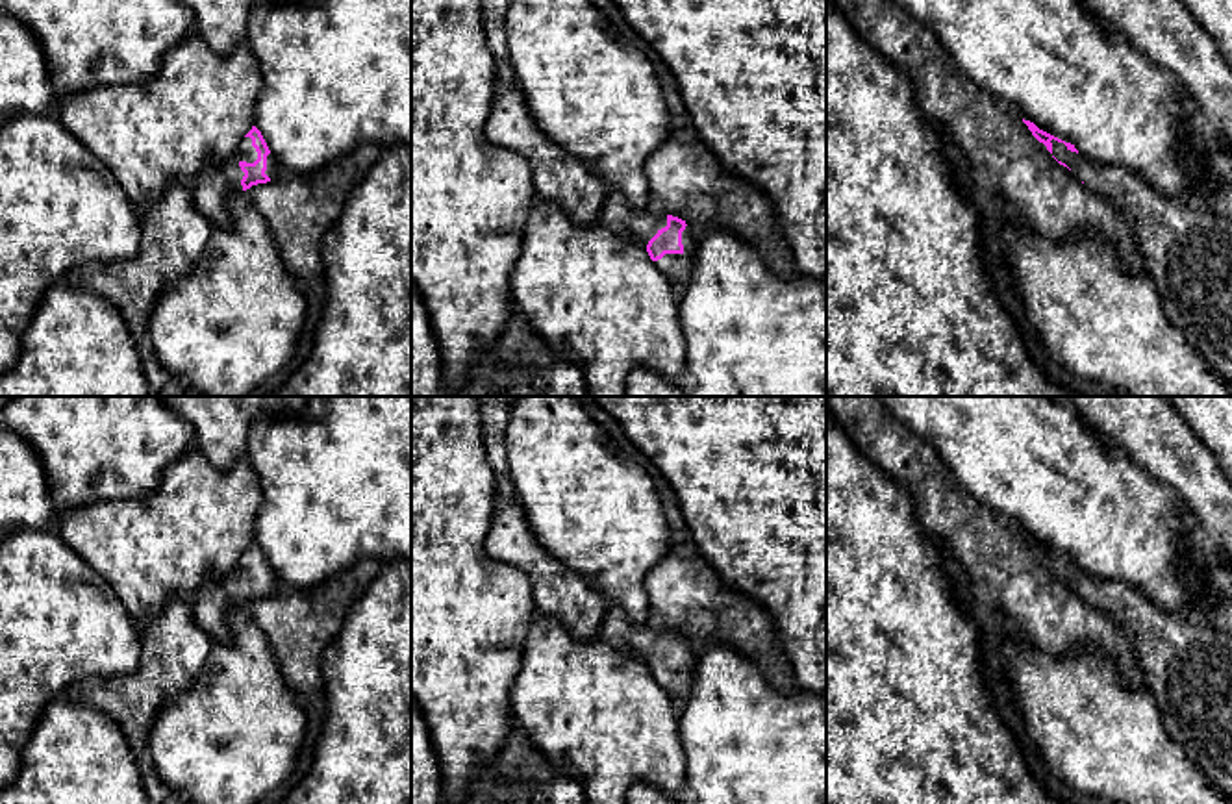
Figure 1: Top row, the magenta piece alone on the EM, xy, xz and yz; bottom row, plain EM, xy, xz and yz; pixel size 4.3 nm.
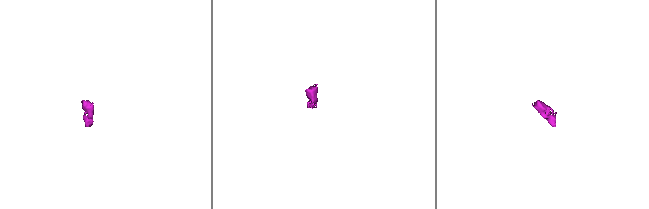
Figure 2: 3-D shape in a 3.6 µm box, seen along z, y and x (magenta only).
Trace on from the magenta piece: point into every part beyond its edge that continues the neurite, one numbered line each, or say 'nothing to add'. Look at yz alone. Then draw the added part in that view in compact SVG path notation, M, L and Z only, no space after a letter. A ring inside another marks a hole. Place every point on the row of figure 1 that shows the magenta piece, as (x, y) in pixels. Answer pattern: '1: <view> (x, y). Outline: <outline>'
1: yz (1186, 249). Outline: M1052 143L1052 156L1091 191L1123 213L1139 235L1143 270L1158 289L1167 320L1184 335L1201 359L1232 385L1232 219L1208 204L1191 204L1149 191L1126 169L1102 165Z

